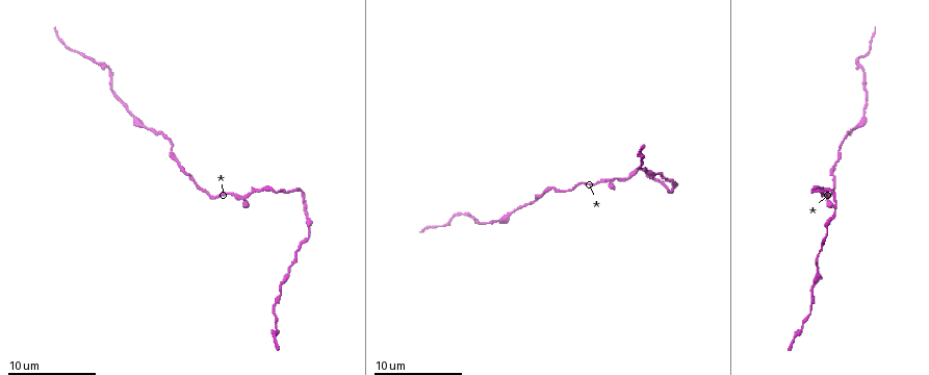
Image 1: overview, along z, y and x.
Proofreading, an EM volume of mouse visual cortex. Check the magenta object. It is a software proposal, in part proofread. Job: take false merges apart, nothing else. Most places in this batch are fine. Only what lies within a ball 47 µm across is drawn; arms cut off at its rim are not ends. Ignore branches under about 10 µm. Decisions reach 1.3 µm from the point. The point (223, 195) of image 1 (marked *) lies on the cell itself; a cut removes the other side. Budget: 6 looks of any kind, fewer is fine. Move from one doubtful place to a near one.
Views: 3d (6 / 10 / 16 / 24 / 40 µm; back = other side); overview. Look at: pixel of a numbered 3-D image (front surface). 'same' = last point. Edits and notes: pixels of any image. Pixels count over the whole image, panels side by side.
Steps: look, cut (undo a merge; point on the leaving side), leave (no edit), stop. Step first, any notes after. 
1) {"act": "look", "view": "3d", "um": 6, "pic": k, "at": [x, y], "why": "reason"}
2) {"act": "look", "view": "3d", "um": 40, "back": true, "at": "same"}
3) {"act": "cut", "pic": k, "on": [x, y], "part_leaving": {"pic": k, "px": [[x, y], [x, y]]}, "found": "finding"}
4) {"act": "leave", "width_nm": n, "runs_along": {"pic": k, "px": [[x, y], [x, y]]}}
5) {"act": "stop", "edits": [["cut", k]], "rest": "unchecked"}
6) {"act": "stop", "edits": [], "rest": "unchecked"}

{"act": "look", "view": "3d", "um": 6, "pic": 1, "at": [285, 282], "why": "calibre changes"}

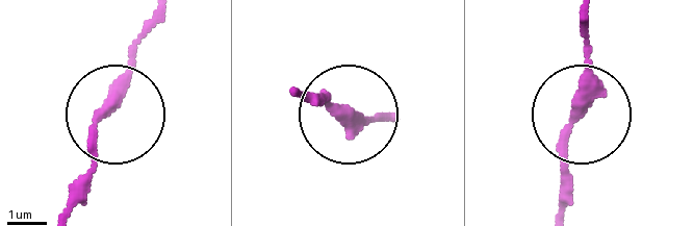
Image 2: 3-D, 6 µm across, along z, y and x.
{"act": "leave", "width_nm": 300, "runs_along": {"pic": 2, "px": [[584, 23], [584, 109], [564, 153], [564, 212]]}, "found": "all the same cell"}

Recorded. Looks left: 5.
{"act": "look", "view": "3d", "um": 16, "pic": 1, "at": [277, 191], "why": "calibre changes"}

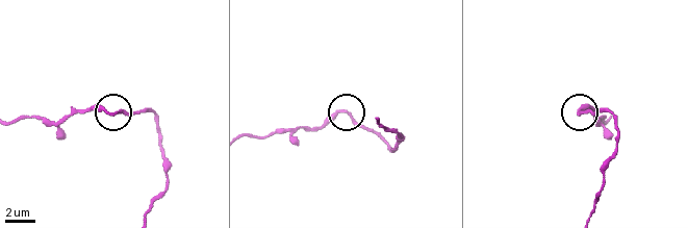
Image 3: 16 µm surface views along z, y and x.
{"act": "look", "view": "3d", "um": 16, "back": true, "pic": 3, "at": [347, 112]}

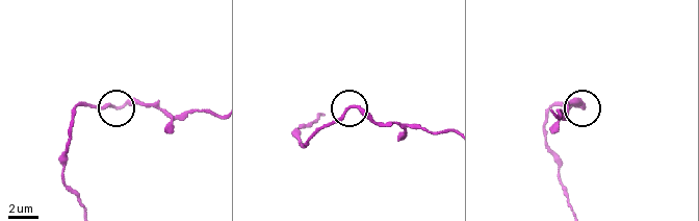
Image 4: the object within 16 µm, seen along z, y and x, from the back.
{"act": "leave", "width_nm": 200, "runs_along": {"pic": 4, "px": [[205, 113], [170, 114], [151, 106], [77, 106]]}, "found": "one cell here"}

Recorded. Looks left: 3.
{"act": "look", "view": "3d", "um": 10, "pic": 1, "at": [863, 118], "why": "thick turns thin"}

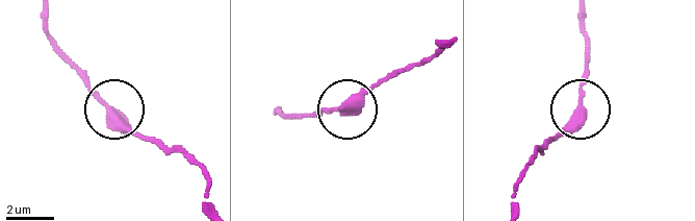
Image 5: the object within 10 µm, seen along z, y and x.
{"act": "leave", "width_nm": 320, "runs_along": {"pic": 5, "px": [[513, 203], [517, 179], [535, 152], [574, 114], [585, 50]]}, "found": "all the same cell"}

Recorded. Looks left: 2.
{"act": "stop", "edits": [], "rest": "unchecked"}

